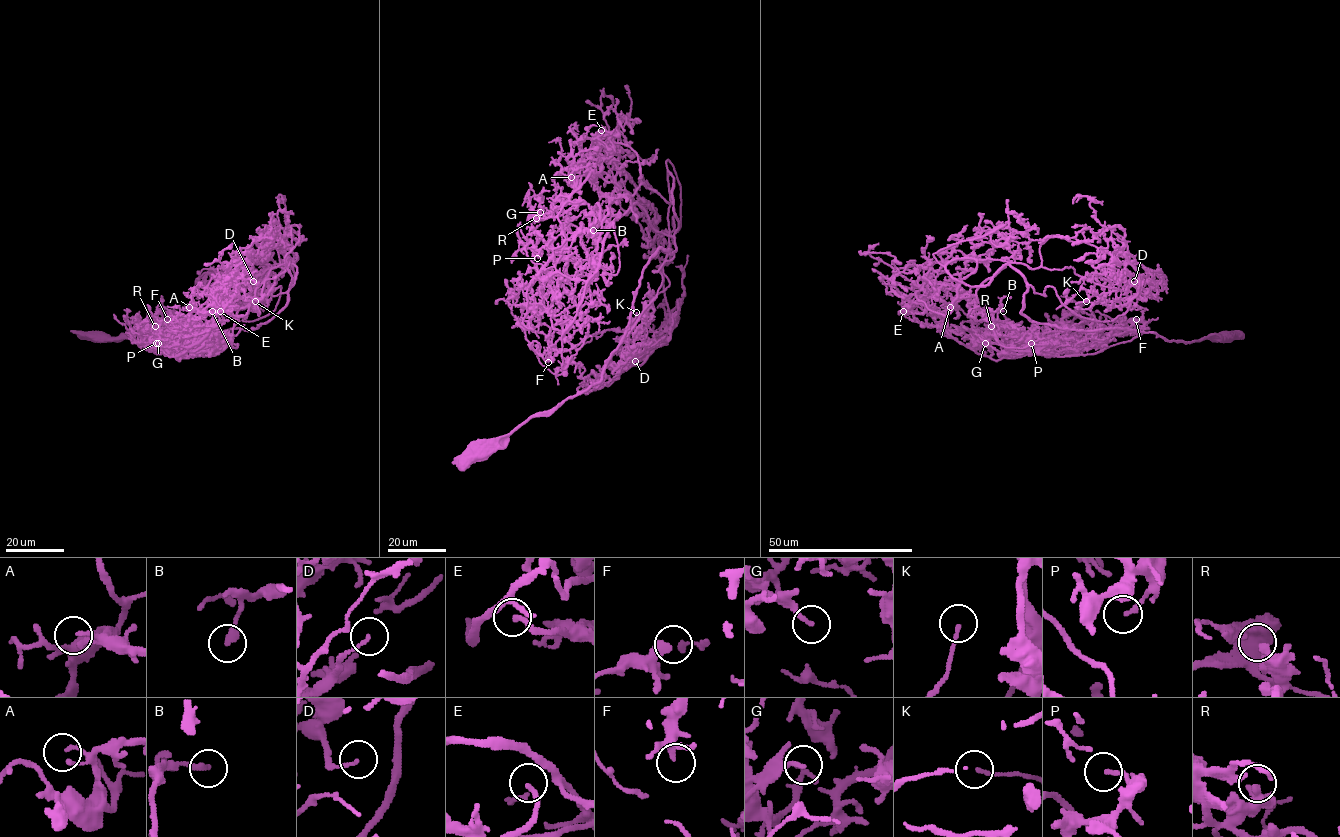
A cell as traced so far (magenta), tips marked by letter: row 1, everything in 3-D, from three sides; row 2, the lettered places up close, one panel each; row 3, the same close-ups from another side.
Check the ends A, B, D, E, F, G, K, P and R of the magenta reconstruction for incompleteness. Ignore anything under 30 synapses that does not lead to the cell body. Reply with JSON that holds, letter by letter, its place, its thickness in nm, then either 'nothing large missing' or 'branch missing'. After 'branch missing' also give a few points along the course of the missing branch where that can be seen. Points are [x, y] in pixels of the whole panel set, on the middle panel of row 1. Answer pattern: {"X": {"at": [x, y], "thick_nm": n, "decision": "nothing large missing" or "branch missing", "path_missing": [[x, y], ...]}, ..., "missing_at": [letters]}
{"A": {"at": [571, 177], "thick_nm": 130, "decision": "nothing large missing"}, "B": {"at": [593, 230], "thick_nm": 280, "decision": "nothing large missing"}, "D": {"at": [635, 361], "thick_nm": 130, "decision": "nothing large missing"}, "E": {"at": [601, 130], "thick_nm": 150, "decision": "nothing large missing"}, "F": {"at": [548, 362], "thick_nm": 320, "decision": "nothing large missing"}, "G": {"at": [540, 212], "thick_nm": 170, "decision": "nothing large missing"}, "K": {"at": [636, 312], "thick_nm": 130, "decision": "nothing large missing"}, "P": {"at": [537, 258], "thick_nm": 120, "decision": "nothing large missing"}, "R": {"at": [536, 218], "thick_nm": 360, "decision": "nothing large missing"}, "missing_at": []}

